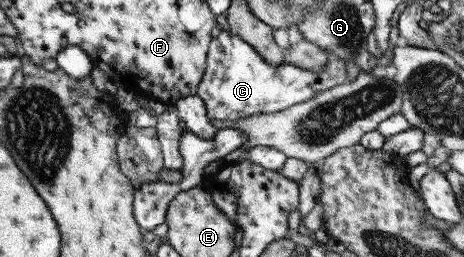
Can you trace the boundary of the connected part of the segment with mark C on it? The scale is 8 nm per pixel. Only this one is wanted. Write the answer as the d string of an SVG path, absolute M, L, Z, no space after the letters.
M219 31L208 45L205 70L198 83L196 95L205 105L209 120L236 121L253 116L254 113L278 113L309 100L320 91L348 83L344 64L342 59L331 57L320 72L302 70L286 63L271 66L240 37L228 31Z

